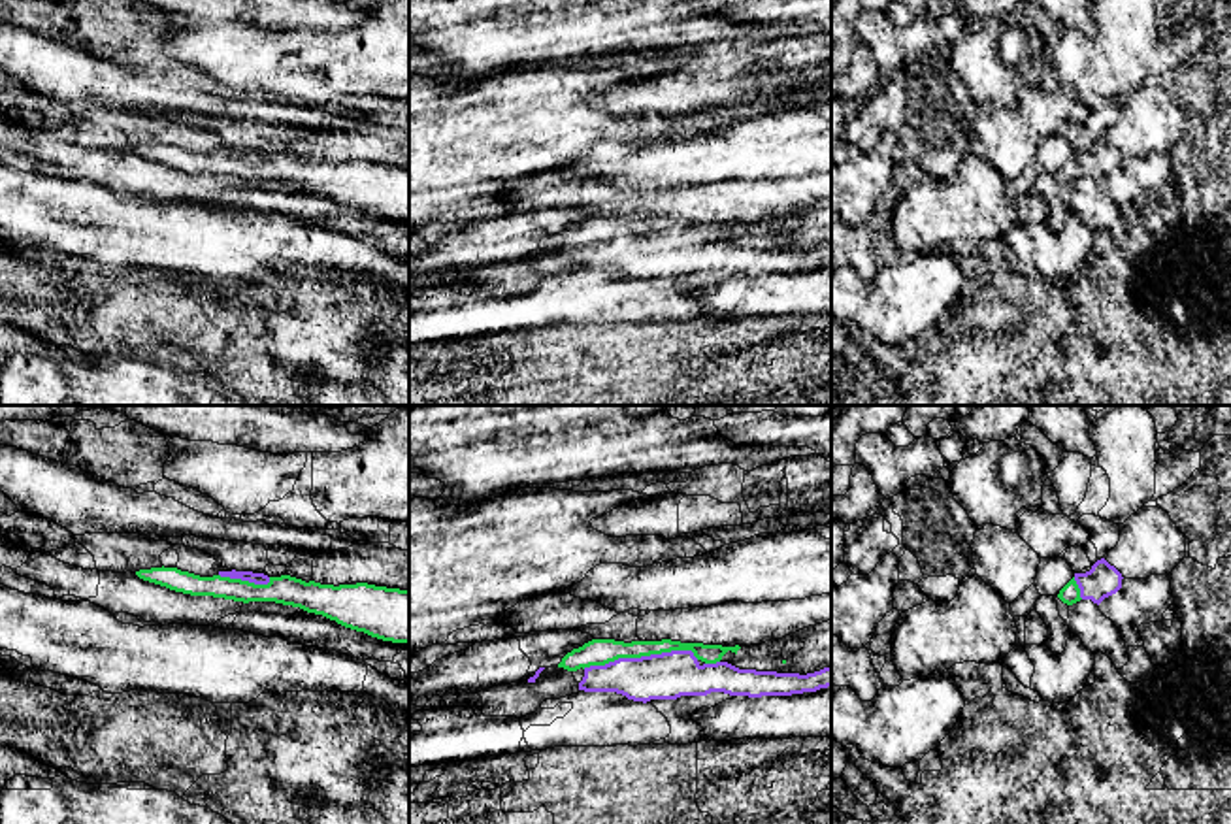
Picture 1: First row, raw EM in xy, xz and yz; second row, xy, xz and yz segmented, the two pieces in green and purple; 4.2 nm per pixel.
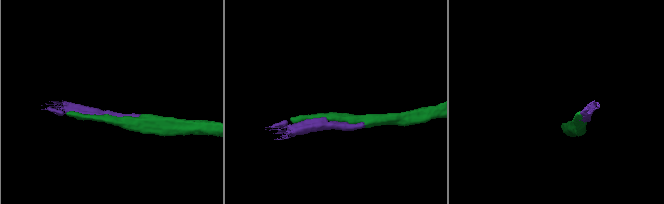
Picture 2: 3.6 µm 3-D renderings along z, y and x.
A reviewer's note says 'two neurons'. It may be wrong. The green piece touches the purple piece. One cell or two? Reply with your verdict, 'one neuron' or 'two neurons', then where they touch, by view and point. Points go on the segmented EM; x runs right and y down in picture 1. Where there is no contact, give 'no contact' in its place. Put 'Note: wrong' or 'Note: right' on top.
Note: wrong
one neuron; meets green in xz at (640, 657)

